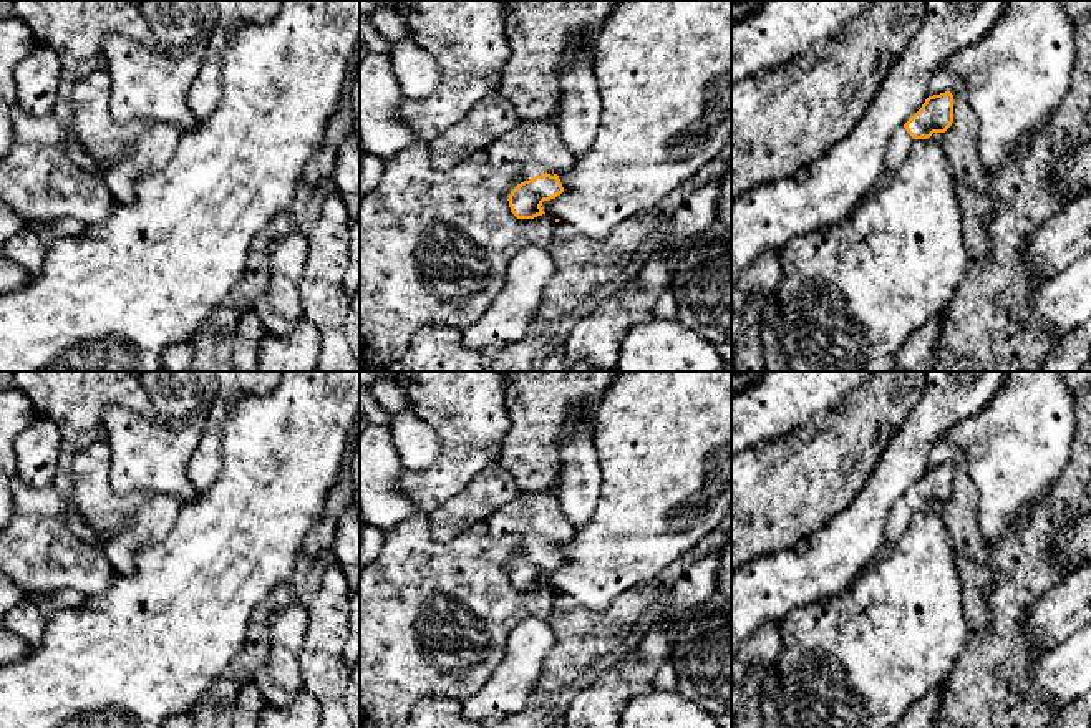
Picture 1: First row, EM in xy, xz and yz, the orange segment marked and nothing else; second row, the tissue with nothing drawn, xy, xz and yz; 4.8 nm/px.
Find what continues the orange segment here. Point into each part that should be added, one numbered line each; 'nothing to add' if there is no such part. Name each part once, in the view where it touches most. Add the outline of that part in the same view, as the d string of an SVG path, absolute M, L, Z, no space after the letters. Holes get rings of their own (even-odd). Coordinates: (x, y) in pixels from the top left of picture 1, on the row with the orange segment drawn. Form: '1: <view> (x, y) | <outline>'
1: xz (523, 173) | M527 164L527 166L517 166L512 174L521 181L529 181L536 176L546 174L547 167L537 166L537 164Z

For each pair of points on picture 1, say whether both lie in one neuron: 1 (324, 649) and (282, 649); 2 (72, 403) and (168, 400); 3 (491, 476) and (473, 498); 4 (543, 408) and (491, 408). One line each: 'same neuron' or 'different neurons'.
1: different neurons
2: different neurons
3: same neuron
4: different neurons

